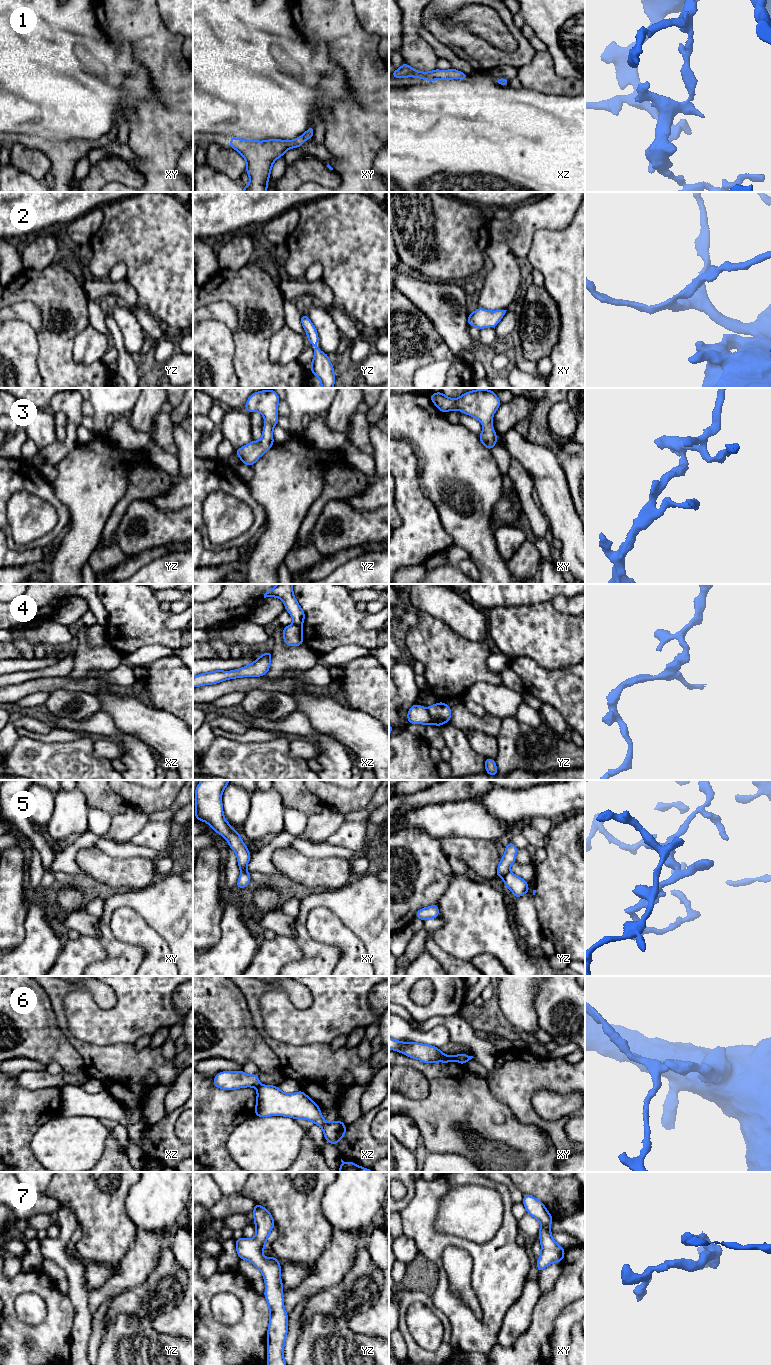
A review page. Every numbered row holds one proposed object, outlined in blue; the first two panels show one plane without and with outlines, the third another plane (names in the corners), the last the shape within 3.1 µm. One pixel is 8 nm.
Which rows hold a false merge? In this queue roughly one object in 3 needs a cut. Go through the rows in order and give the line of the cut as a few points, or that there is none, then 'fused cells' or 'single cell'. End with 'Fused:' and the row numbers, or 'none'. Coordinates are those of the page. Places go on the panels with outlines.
1: no cut; single cell
2: no cut; single cell
3: no cut; single cell
4: cut in yz along (426, 708), (431, 722); fused cells
5: cut in yz along (509, 871), (502, 877); fused cells
6: cut in xy along (453, 1056), (456, 1060); fused cells
7: no cut; single cell
Fused: 4, 5, 6

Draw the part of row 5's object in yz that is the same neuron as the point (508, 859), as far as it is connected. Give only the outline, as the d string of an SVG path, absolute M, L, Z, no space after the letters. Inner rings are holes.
M511 842L506 845L505 854L501 857L497 868L497 877L503 878L510 871L510 866L516 860L517 847Z

